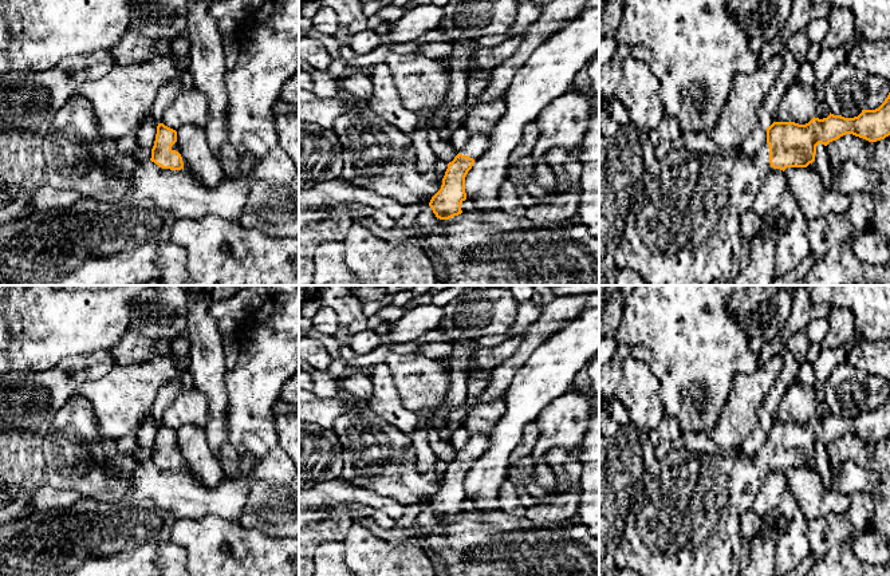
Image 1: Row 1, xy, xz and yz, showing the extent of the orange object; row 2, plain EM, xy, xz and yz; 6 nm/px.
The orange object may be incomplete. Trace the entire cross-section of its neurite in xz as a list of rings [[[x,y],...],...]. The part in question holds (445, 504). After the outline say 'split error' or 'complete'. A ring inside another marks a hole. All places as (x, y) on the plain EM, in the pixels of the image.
[[[489,433],[470,434],[469,441],[448,463],[441,489],[432,497],[429,506],[440,520],[449,520],[462,513],[461,504],[466,500],[465,477],[474,461],[489,447]]]; split error

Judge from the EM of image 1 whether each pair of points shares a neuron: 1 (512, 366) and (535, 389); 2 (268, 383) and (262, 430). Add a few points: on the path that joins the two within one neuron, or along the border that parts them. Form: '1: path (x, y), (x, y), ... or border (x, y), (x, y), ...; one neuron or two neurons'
1: border (536, 346), (516, 371), (503, 398); two neurons
2: path (262, 395), (262, 418); one neuron

